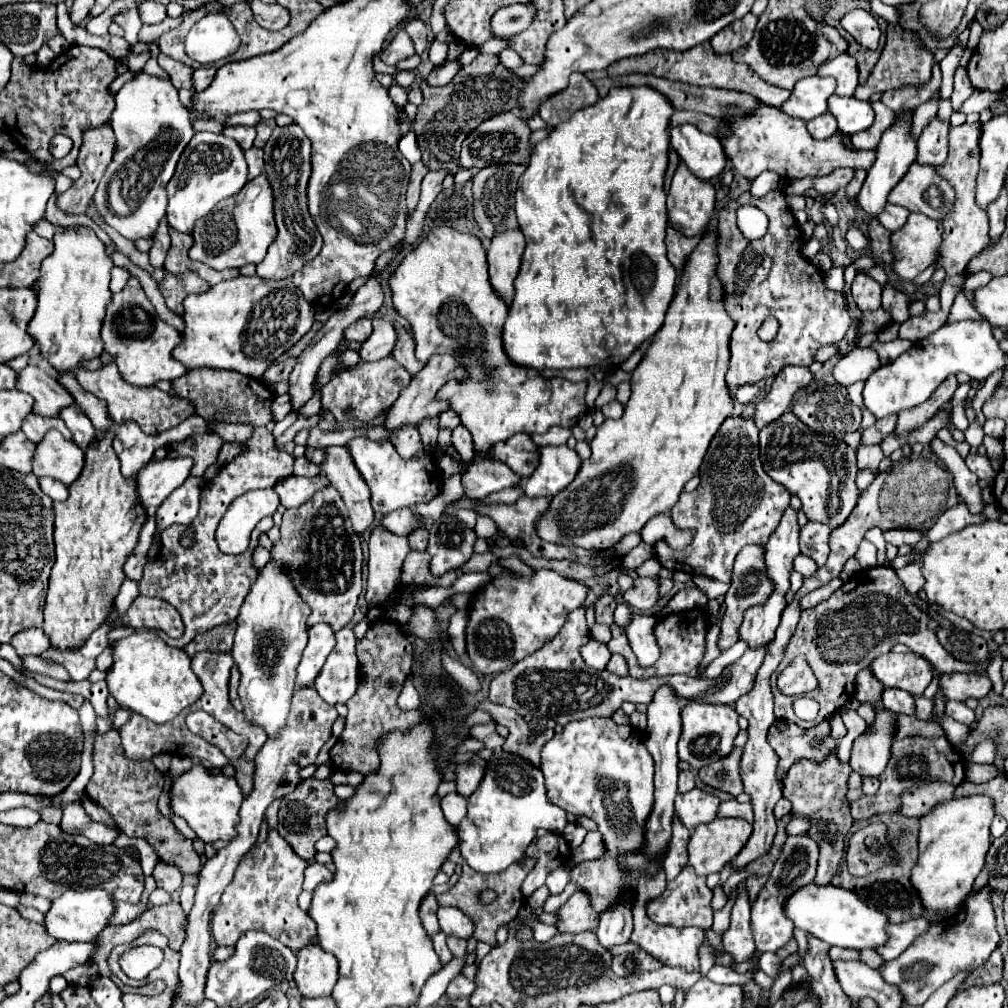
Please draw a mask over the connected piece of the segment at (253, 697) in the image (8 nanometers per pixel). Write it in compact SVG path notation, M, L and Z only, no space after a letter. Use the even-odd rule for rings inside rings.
M269 561L259 571L237 617L231 655L241 671L239 697L247 721L259 725L267 737L277 737L289 715L289 703L295 691L295 665L299 665L307 645L307 613L309 609L303 605L299 593L295 593L291 581L287 581L287 573Z

